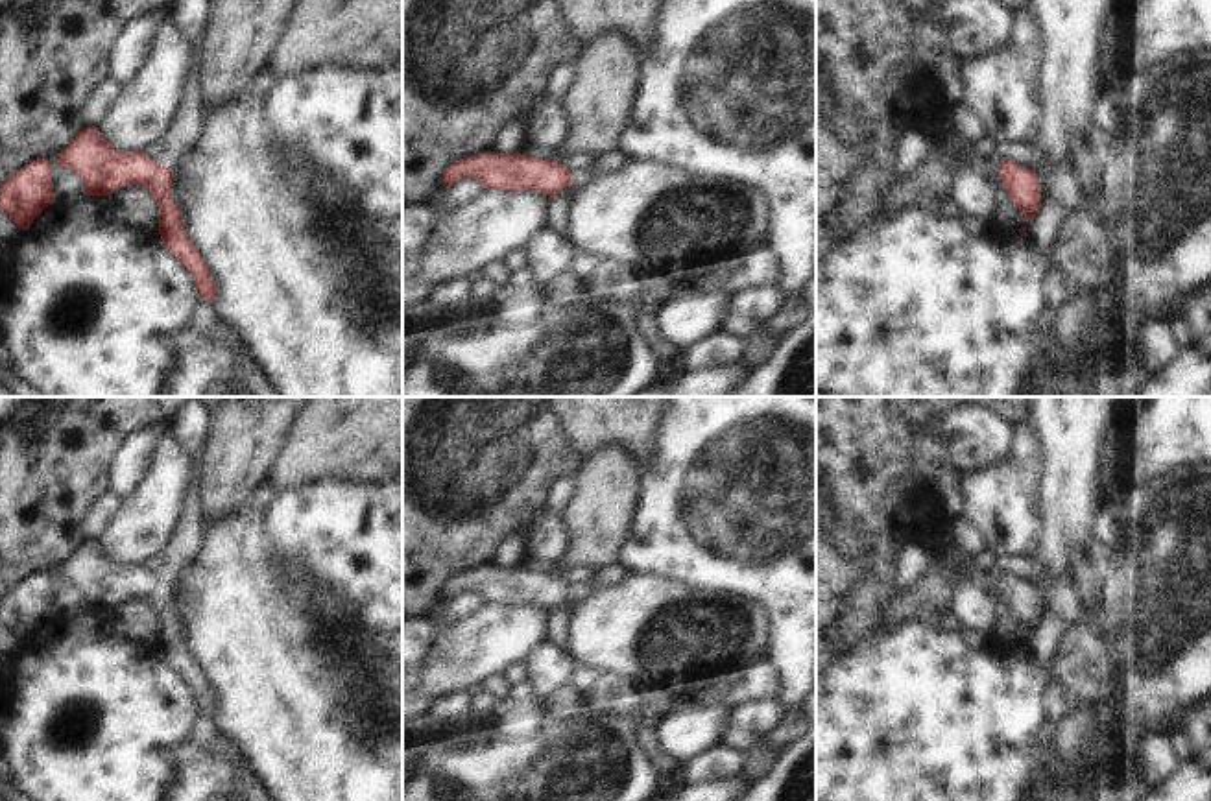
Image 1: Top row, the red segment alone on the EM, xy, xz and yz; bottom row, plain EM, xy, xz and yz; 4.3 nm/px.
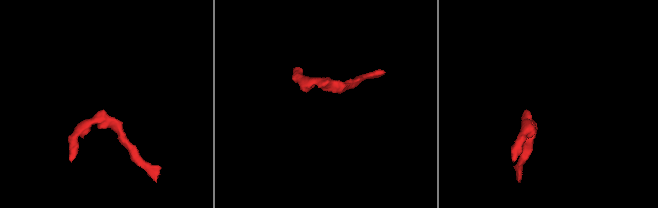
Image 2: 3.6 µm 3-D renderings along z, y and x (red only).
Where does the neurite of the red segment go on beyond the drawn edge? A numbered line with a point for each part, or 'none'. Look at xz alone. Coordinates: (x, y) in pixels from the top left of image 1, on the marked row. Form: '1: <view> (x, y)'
1: xz (580, 178).

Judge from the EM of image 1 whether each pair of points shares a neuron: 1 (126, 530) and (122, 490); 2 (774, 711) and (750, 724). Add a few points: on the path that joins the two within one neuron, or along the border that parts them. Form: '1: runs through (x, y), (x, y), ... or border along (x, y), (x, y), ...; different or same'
1: border along (148, 464), (146, 475), (122, 501); different
2: runs through (768, 713), (755, 718); same

